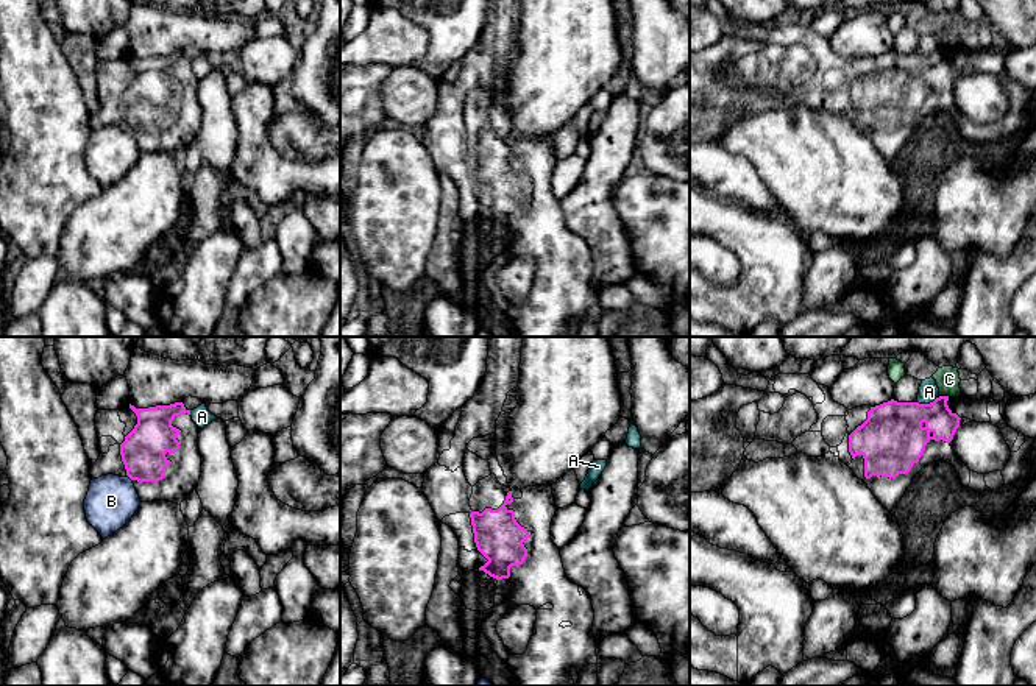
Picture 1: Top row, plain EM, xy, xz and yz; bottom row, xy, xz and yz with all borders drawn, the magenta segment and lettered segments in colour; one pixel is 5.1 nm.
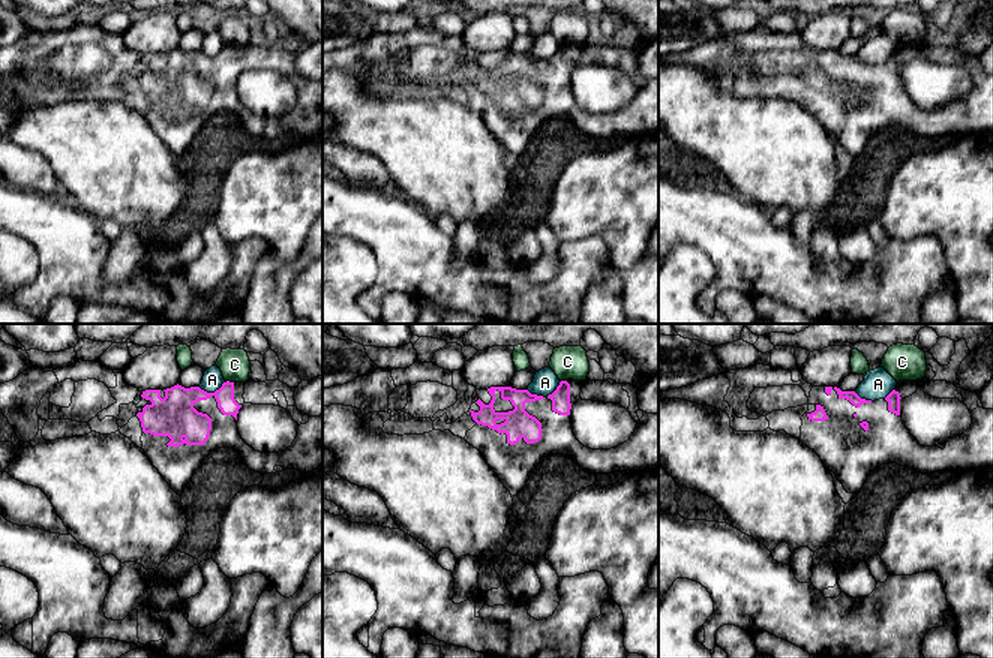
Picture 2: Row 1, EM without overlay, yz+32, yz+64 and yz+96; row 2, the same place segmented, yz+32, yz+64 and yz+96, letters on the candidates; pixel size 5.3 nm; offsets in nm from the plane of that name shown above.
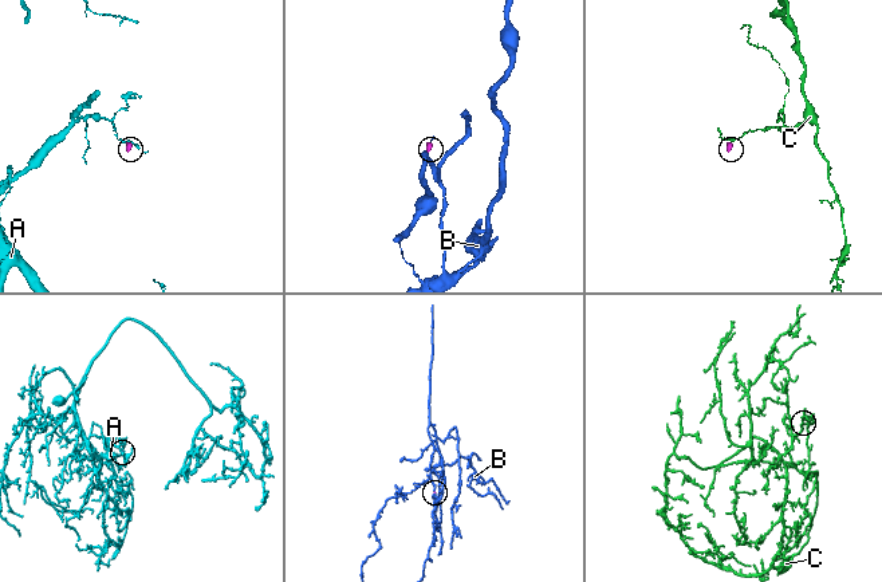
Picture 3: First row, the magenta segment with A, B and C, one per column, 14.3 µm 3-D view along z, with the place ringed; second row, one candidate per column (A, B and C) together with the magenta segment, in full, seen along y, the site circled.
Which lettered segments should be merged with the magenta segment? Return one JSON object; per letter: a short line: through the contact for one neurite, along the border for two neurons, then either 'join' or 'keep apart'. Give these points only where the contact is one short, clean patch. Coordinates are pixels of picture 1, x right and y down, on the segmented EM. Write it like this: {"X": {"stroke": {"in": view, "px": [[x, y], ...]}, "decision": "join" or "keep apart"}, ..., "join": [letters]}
{"A": {"stroke": {"in": "yz", "px": [[940, 396], [929, 403], [916, 403]]}, "decision": "keep apart"}, "B": {"stroke": {"in": "xy", "px": [[128, 476], [131, 480]]}, "decision": "keep apart"}, "C": {"stroke": {"in": "yz", "px": [[940, 395], [949, 396]]}, "decision": "keep apart"}, "join": []}

